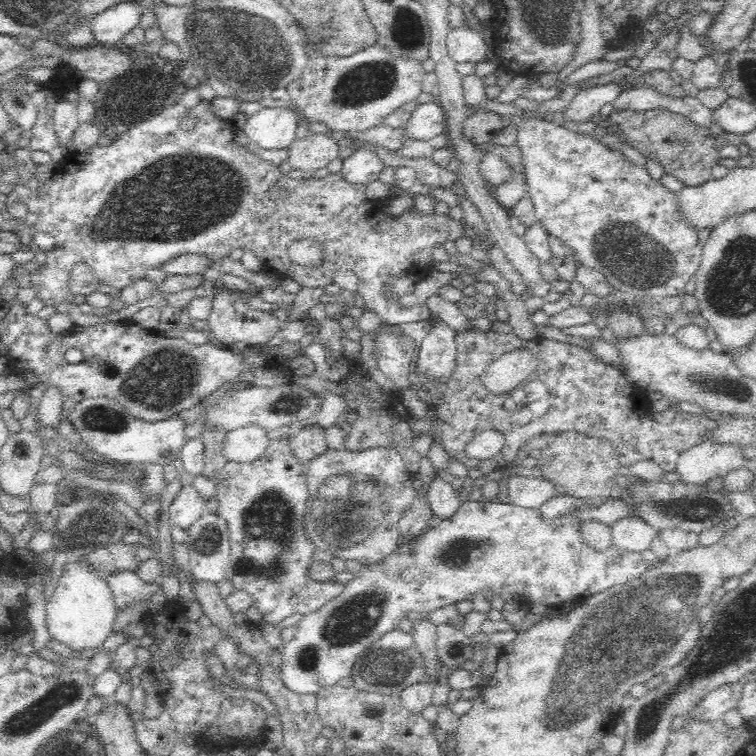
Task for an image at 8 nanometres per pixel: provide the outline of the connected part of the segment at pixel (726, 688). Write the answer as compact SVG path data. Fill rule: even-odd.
M743 680L722 684L702 698L700 704L691 710L690 715L704 719L720 719L728 710L736 708L743 694Z

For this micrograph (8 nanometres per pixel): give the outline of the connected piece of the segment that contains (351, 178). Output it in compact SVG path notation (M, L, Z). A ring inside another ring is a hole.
M357 148L353 154L342 159L342 166L337 174L350 184L368 184L378 179L383 168L384 164L376 153L367 148Z

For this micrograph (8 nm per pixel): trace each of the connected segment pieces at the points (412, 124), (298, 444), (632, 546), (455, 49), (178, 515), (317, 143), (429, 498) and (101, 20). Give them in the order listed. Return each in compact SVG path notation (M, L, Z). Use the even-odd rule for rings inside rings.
M437 100L420 103L411 115L404 128L409 139L429 142L436 135L442 134L444 126L447 126L444 109Z
M318 424L306 426L288 440L294 459L300 463L310 463L327 449L325 429Z
M626 517L616 520L609 526L612 544L611 547L628 553L640 553L649 550L654 536L659 532L648 526L643 519Z
M466 28L450 30L446 36L446 53L454 63L486 61L487 44L482 36Z
M193 483L184 484L170 504L170 517L173 524L185 531L206 512L205 501L195 490Z
M310 133L306 138L298 138L287 146L288 157L284 167L305 172L304 178L310 178L319 168L324 168L334 158L338 158L340 147L337 142L324 134Z
M436 477L429 486L425 500L428 502L432 517L451 518L464 504L460 495L446 480Z
M130 1L100 14L93 25L95 43L104 47L119 45L122 36L138 25L141 9L138 4Z

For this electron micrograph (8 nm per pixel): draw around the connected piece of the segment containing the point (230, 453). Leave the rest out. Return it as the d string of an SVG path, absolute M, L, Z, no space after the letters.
M245 426L225 434L221 452L226 461L247 464L262 458L269 441L262 427Z

